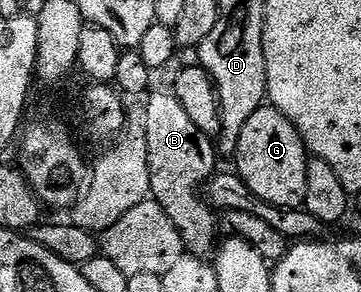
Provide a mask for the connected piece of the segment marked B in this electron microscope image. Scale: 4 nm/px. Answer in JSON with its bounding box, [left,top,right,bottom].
[143,93,219,256]

